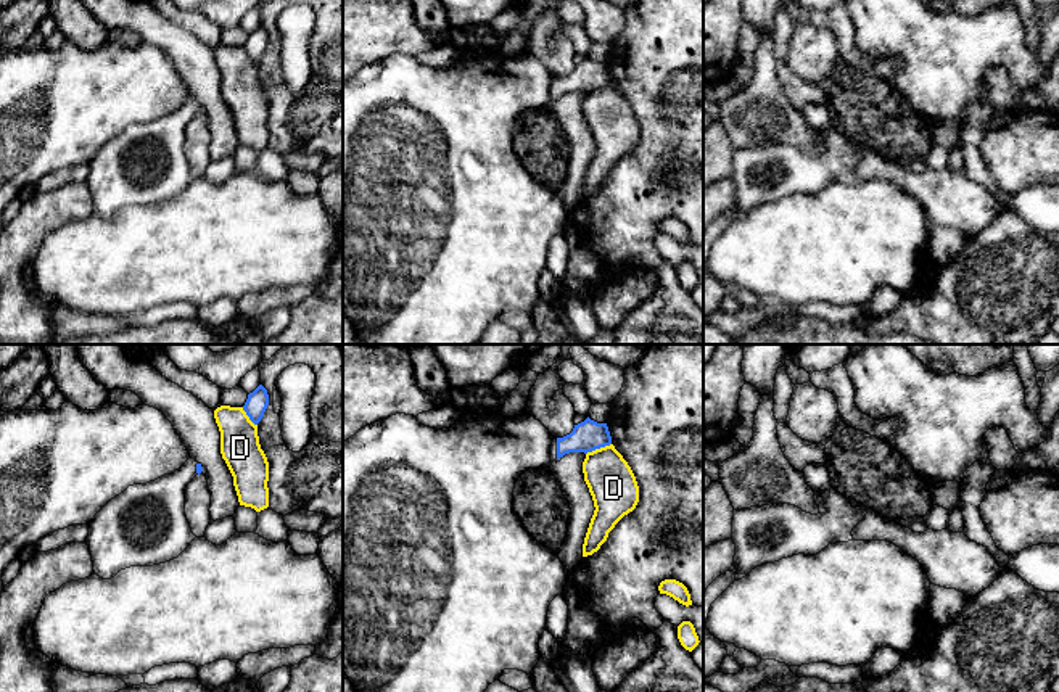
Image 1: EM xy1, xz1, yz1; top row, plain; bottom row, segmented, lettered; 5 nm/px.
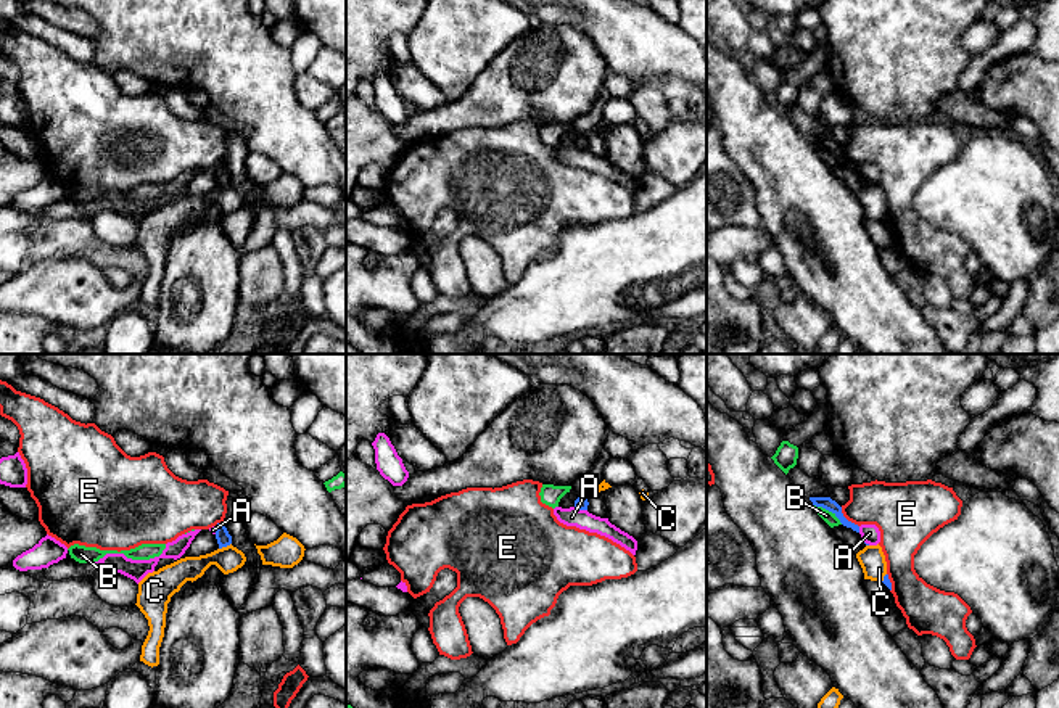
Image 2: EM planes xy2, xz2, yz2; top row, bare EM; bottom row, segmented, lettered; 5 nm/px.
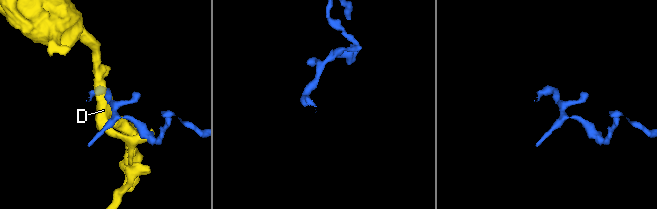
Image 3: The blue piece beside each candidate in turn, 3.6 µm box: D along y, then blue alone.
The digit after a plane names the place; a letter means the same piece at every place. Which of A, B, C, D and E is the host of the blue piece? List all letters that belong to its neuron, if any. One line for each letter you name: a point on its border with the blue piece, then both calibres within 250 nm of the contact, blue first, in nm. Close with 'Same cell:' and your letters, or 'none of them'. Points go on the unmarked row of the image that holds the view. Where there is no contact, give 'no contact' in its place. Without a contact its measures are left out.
Same cell: none of them

